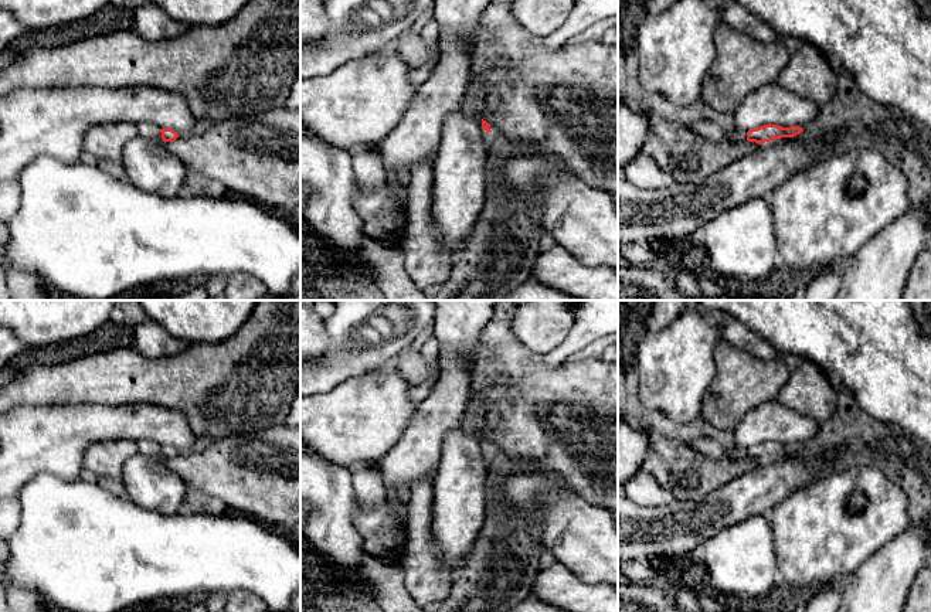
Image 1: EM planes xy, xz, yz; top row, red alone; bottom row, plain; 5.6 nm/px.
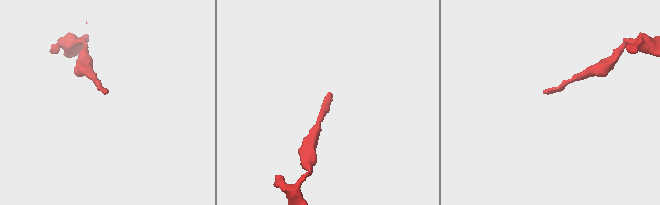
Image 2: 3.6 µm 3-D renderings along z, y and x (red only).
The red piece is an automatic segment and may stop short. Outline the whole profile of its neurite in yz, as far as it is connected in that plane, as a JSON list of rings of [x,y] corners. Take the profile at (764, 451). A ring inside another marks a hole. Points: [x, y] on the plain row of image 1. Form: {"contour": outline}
{"contour": [[[764,442],[747,449],[747,458],[755,460],[765,460],[781,455],[794,455],[803,449],[799,443],[782,445],[778,442]]]}

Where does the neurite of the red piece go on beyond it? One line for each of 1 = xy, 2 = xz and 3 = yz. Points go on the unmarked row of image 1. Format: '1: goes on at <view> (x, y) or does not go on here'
1: does not go on here
2: does not go on here
3: does not go on here

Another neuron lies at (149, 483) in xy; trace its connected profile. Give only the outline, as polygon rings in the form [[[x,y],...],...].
[[[136,453],[126,460],[120,479],[135,504],[164,516],[177,514],[187,497],[186,482],[166,466],[164,459]]]

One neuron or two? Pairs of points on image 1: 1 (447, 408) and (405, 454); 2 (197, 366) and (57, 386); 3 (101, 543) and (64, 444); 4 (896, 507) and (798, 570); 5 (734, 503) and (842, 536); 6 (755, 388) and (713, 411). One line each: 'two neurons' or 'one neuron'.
1: one neuron
2: one neuron
3: two neurons
4: one neuron
5: two neurons
6: one neuron

